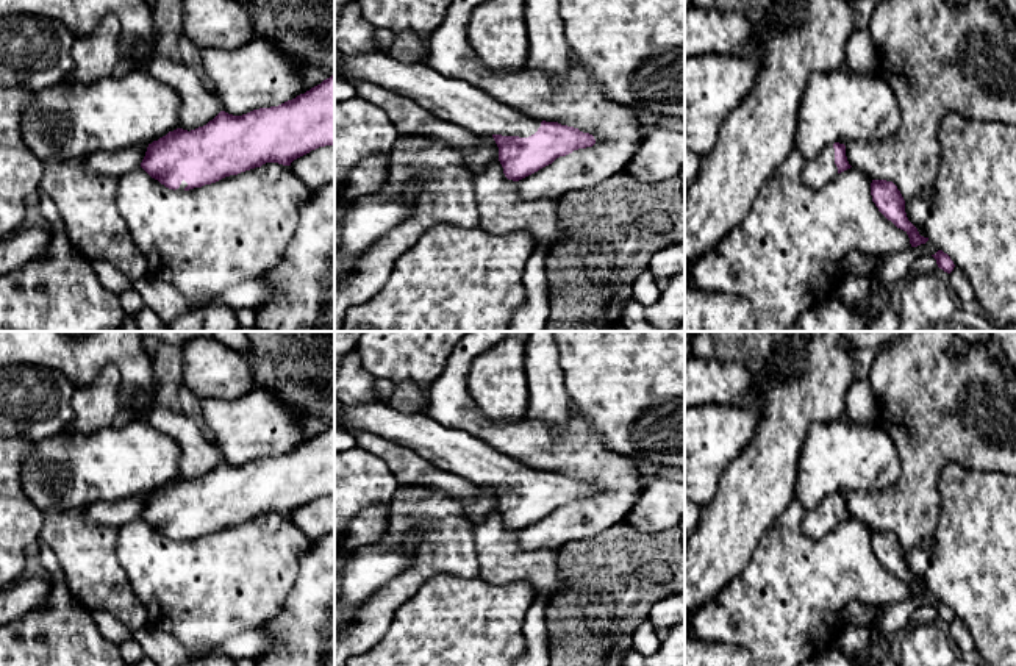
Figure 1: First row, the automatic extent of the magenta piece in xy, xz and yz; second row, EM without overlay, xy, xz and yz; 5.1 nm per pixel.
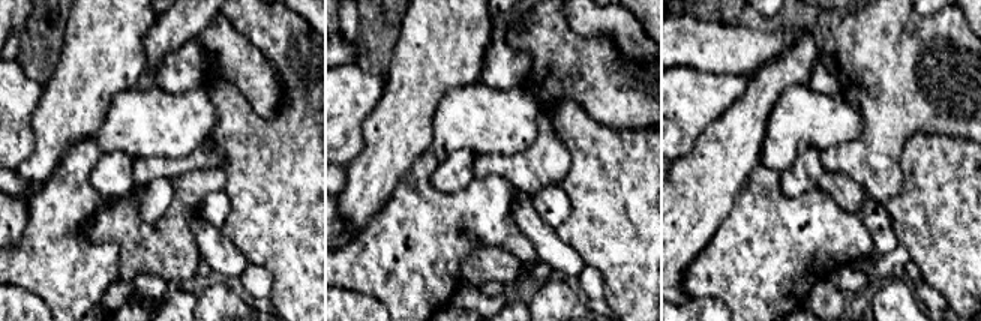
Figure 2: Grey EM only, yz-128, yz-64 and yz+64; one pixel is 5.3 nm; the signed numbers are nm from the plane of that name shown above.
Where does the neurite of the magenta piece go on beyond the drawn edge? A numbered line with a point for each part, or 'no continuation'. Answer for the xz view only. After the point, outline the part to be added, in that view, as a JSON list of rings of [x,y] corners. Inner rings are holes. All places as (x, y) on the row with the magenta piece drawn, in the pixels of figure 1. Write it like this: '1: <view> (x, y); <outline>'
1: xz (454, 100); [[[388,52],[341,53],[334,75],[369,81],[406,97],[435,117],[456,124],[474,134],[528,138],[541,120],[506,106],[460,78],[436,72],[425,61],[403,63]]]

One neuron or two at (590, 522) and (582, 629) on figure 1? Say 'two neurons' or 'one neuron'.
two neurons

